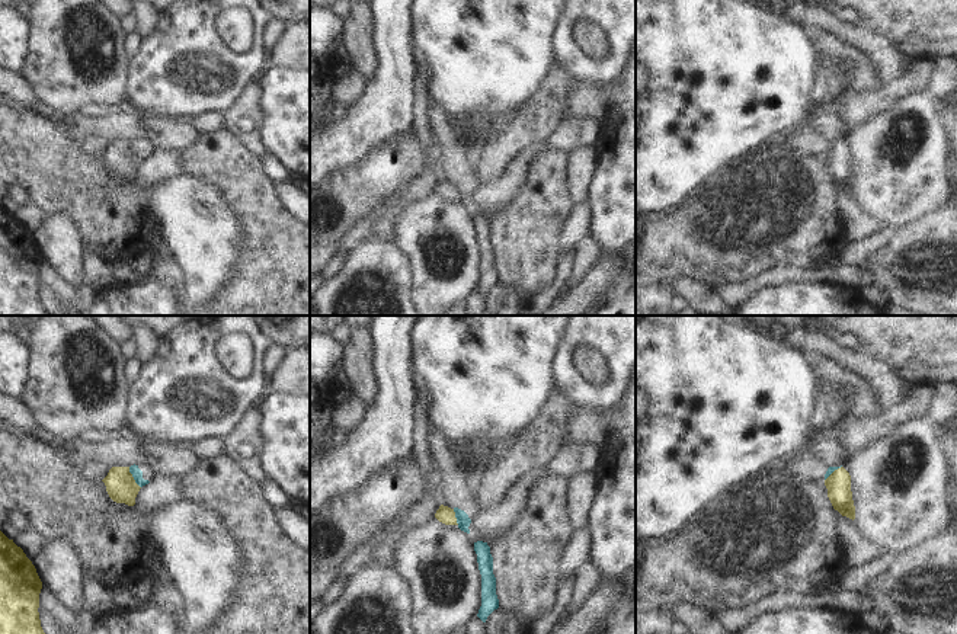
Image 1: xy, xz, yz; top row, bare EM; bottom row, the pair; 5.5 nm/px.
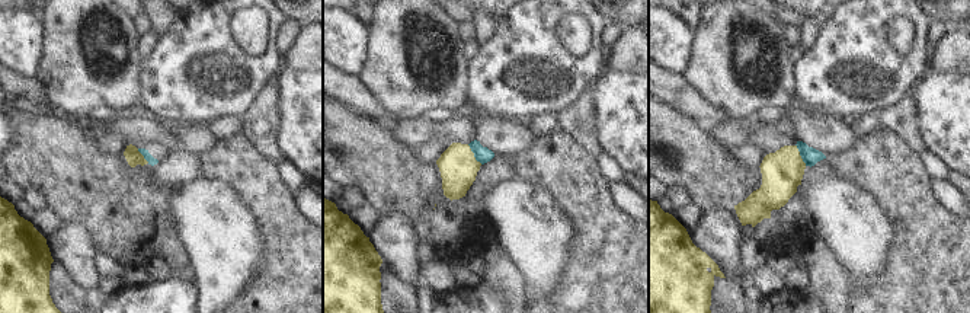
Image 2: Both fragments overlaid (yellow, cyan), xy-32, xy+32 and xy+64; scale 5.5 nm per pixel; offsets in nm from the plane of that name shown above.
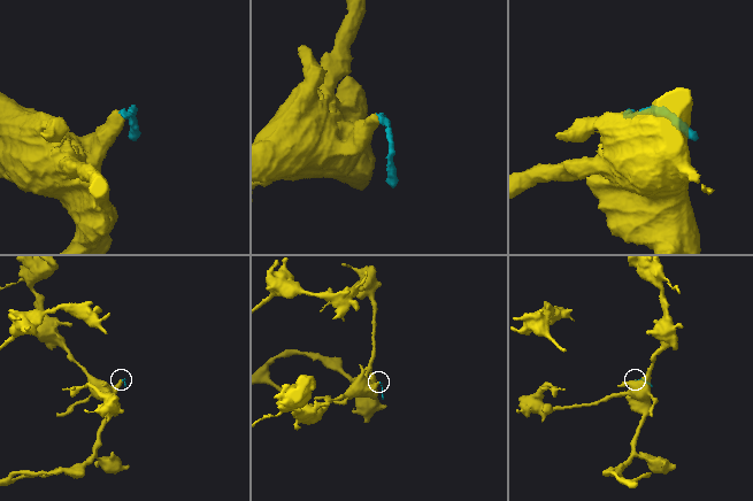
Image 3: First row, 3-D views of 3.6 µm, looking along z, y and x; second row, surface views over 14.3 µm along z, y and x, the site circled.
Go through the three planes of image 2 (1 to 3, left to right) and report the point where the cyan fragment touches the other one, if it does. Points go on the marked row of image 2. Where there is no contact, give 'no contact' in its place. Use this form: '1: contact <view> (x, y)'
1: contact xy-32 (143, 156)
2: contact xy+32 (473, 155)
3: contact xy+64 (799, 155)

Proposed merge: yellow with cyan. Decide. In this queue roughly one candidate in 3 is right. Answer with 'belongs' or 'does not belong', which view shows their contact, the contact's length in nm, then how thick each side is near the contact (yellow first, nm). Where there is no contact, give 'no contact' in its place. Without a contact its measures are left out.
does not belong | xy | 140 nm | 160/60 nm

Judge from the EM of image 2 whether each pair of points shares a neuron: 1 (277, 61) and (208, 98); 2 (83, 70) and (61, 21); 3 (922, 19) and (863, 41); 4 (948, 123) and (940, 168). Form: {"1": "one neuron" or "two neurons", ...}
{"1": "one neuron", "2": "one neuron", "3": "one neuron", "4": "two neurons"}

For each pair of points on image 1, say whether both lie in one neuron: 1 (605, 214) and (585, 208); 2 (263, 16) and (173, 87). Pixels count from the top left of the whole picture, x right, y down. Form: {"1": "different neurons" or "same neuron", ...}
{"1": "different neurons", "2": "same neuron"}

